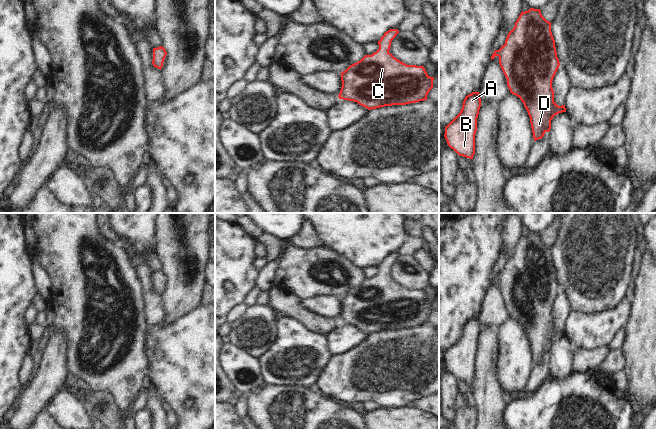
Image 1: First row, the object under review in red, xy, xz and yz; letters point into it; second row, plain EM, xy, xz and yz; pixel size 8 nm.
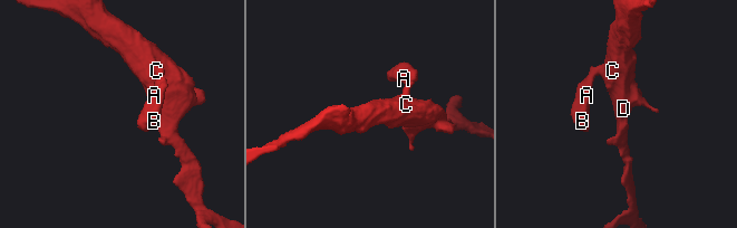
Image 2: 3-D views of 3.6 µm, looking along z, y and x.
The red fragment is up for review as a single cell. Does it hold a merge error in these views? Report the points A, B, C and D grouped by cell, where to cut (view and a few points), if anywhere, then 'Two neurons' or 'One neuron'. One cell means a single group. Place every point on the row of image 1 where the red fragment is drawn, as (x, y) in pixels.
Groups: A B C D. No split. One neuron.

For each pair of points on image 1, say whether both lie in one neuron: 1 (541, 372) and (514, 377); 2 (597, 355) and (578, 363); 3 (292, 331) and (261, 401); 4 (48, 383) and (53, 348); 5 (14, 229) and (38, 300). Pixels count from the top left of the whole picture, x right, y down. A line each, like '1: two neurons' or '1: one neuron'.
1: two neurons
2: one neuron
3: two neurons
4: one neuron
5: two neurons

